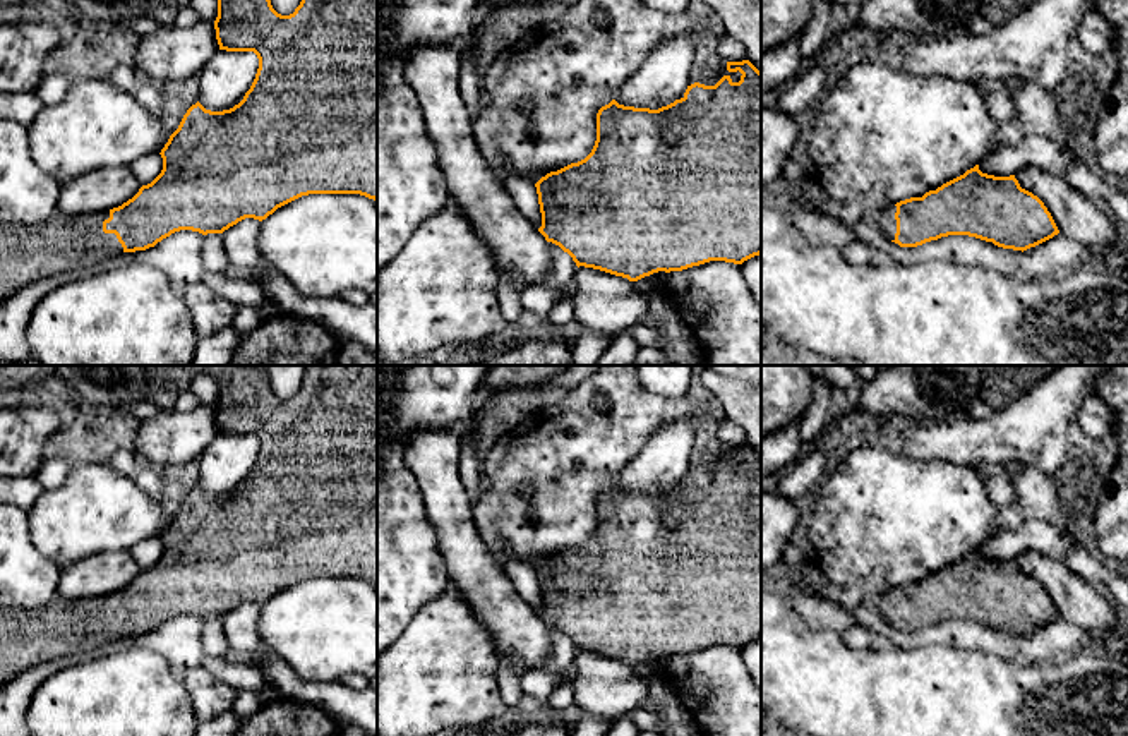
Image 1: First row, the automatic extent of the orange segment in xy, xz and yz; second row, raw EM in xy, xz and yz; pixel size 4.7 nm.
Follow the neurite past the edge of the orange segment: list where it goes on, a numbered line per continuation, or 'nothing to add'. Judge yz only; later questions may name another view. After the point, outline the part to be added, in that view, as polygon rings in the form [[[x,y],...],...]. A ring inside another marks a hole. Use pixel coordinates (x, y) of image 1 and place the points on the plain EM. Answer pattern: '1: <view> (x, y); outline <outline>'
1: yz (887, 606); outline [[[891,588],[883,600],[878,604],[878,611],[883,614],[883,618],[890,623],[895,624],[897,618],[897,604],[895,604],[897,590]]]

